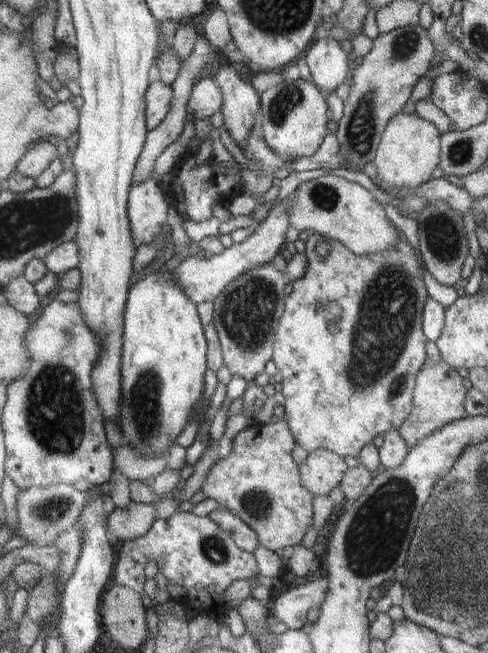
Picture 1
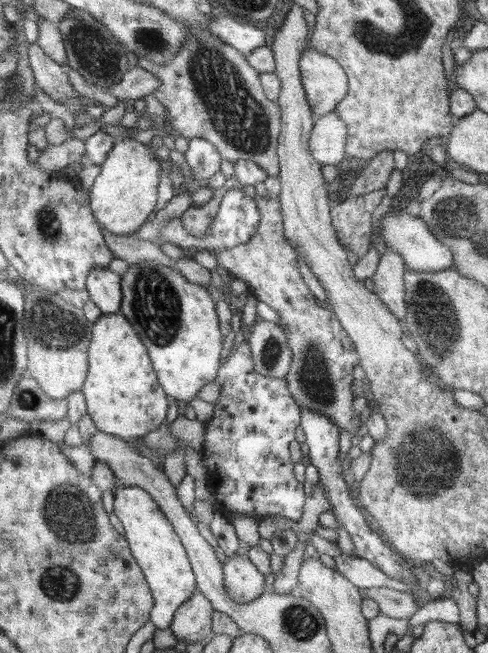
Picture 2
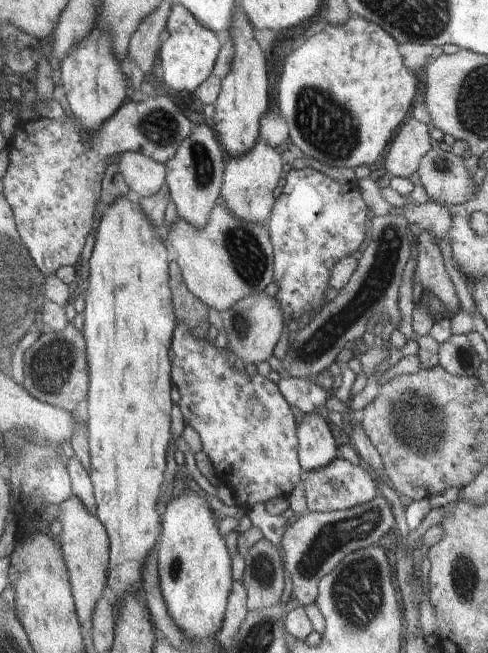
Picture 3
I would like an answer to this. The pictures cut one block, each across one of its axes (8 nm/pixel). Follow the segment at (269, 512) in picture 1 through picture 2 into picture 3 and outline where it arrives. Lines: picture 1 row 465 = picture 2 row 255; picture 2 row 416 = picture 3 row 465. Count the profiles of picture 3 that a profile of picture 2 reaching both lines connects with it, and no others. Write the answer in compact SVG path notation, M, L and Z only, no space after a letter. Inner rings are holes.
M342 457L334 459L323 469L304 472L297 484L303 488L309 511L328 512L346 510L370 502L379 494L375 476L366 472L360 465L352 464Z

